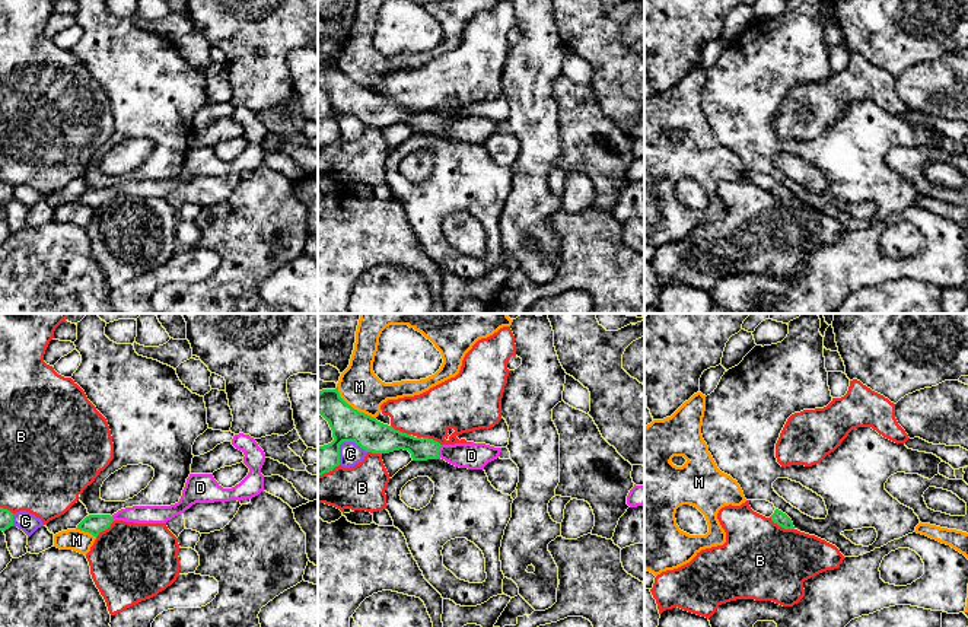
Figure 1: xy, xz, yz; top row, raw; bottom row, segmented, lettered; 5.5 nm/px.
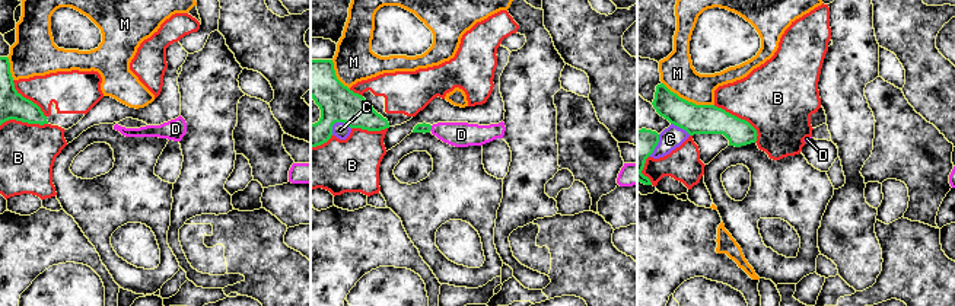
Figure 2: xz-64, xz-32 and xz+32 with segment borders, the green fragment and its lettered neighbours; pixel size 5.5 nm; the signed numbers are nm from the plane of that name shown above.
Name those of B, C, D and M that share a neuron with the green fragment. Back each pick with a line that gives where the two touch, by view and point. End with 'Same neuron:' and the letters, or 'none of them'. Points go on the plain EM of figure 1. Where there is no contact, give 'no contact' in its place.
D: contact xz (438, 124)
Same neuron: D

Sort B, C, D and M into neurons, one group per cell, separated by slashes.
B / C / D / M

